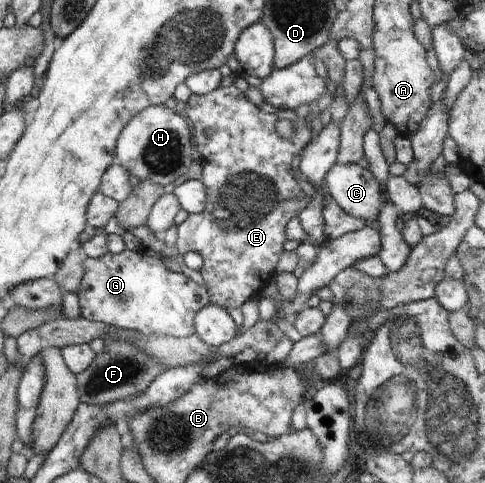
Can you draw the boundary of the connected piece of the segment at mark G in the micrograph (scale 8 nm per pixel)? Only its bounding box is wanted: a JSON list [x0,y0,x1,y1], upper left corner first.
[77,249,208,337]

